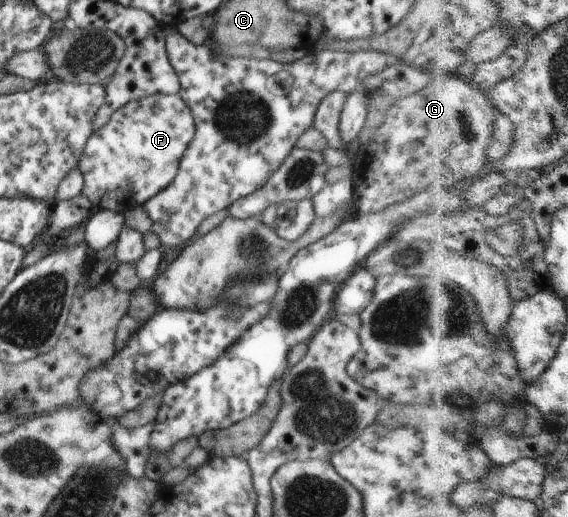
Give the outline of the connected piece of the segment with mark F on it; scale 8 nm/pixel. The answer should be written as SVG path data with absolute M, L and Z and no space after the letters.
M153 94L127 102L125 106L109 116L104 126L93 131L81 154L78 170L84 179L82 195L86 196L96 211L109 210L124 213L135 206L143 205L172 185L185 150L189 147L189 142L192 142L194 134L195 124L191 110L179 94Z

